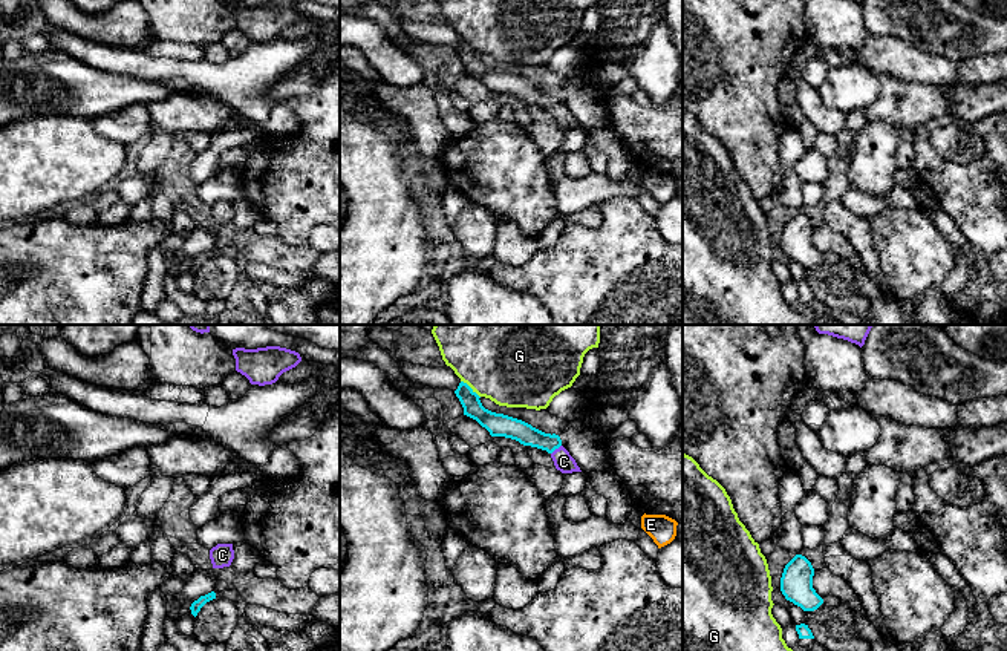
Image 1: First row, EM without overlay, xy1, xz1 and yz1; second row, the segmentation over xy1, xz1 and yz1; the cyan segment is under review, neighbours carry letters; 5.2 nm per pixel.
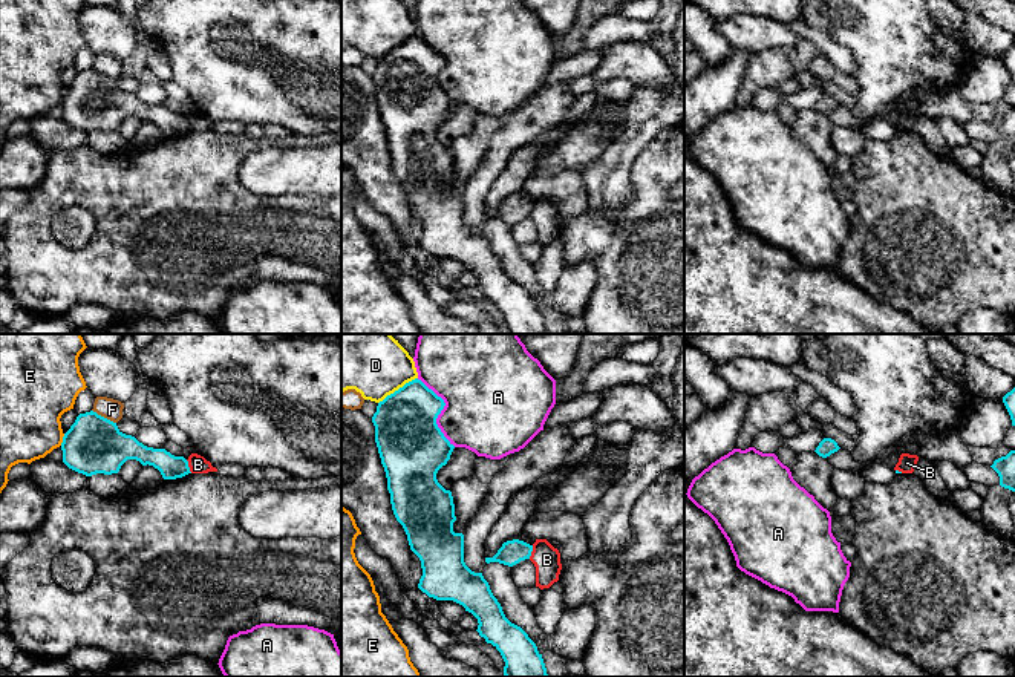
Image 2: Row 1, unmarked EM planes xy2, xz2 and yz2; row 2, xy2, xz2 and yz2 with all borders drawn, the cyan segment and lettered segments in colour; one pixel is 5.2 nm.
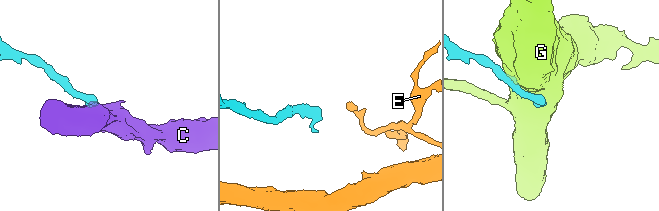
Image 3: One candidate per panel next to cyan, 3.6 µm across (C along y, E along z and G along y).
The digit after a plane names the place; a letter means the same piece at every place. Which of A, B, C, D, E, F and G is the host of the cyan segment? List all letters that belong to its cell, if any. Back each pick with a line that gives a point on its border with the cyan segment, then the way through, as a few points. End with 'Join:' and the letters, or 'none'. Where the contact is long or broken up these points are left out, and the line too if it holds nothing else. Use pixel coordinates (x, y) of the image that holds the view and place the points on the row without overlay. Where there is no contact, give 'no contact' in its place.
C: meets cyan in xz1 at (556, 104); runs through xz1 (516, 86), (548, 98), (556, 104), (563, 118)
Join: C

